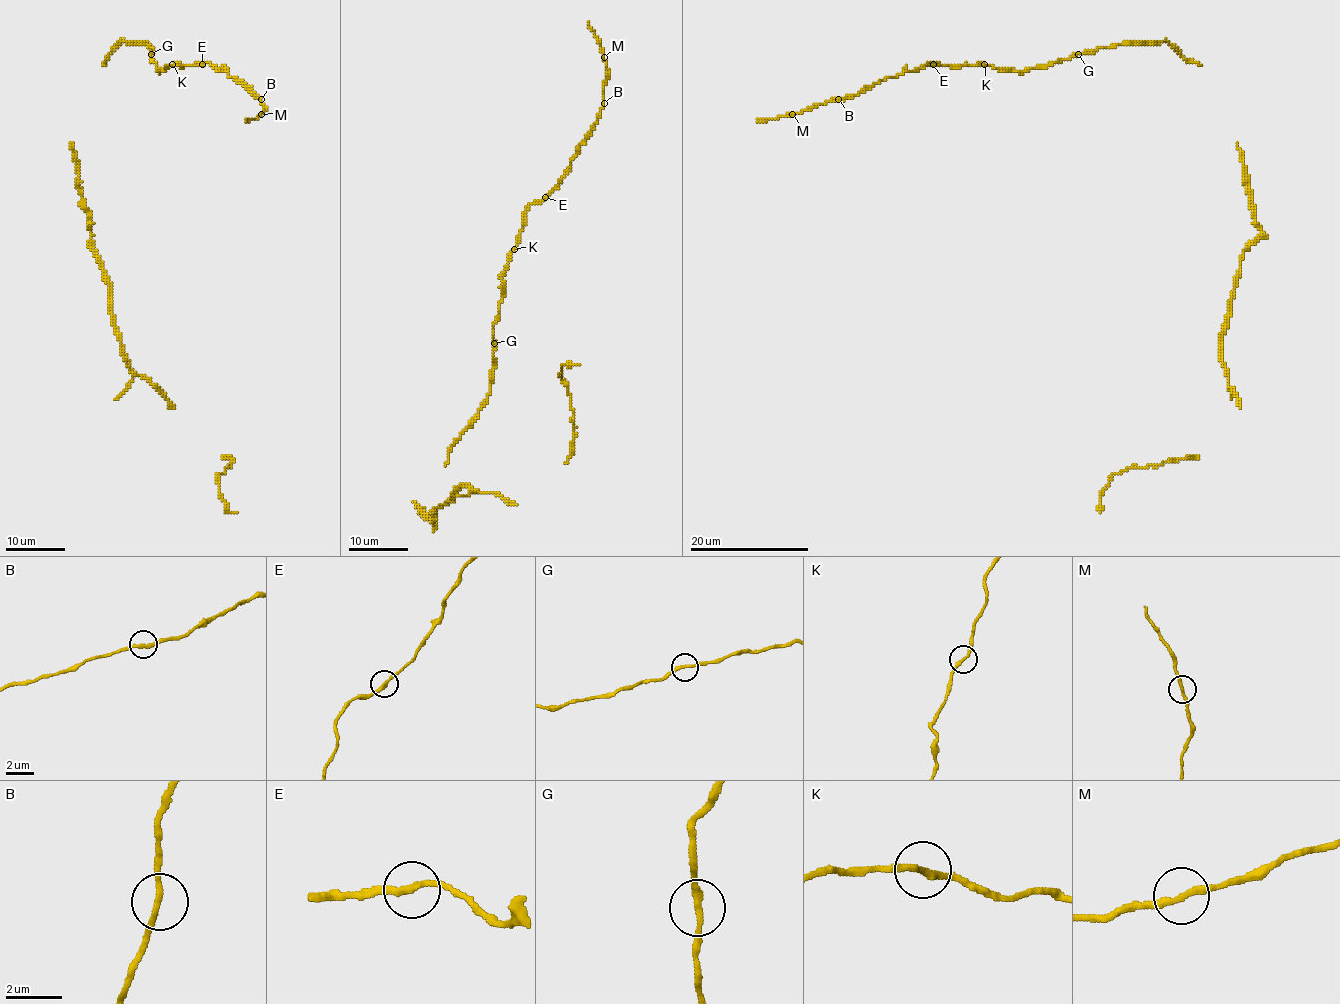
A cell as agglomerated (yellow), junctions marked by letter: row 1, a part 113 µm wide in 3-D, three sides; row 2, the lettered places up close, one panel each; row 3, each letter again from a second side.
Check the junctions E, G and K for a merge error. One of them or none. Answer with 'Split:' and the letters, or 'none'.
Split: none

